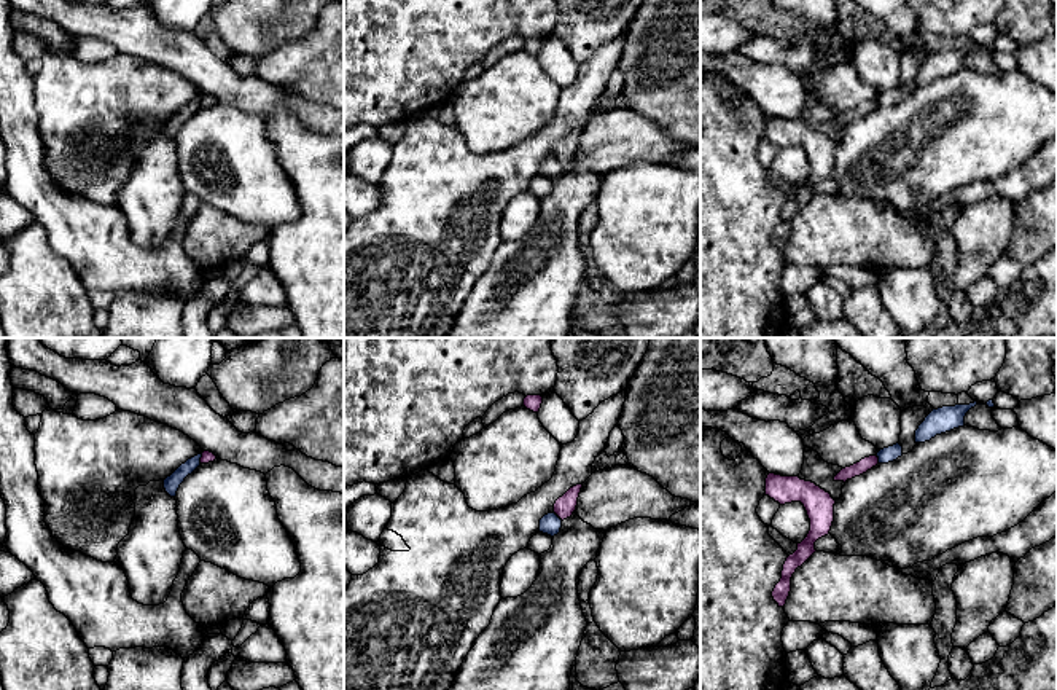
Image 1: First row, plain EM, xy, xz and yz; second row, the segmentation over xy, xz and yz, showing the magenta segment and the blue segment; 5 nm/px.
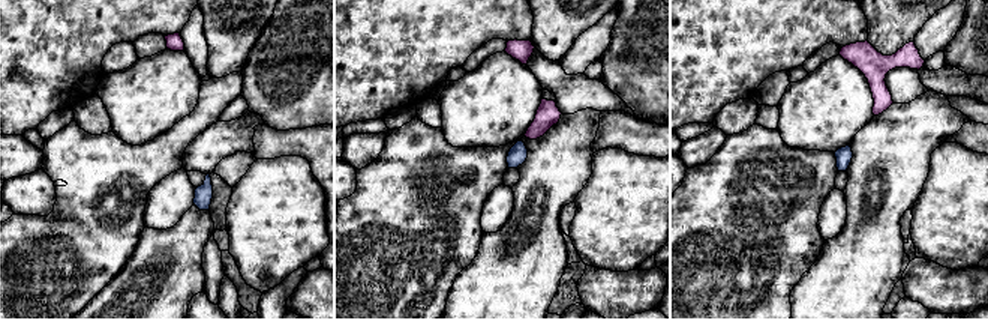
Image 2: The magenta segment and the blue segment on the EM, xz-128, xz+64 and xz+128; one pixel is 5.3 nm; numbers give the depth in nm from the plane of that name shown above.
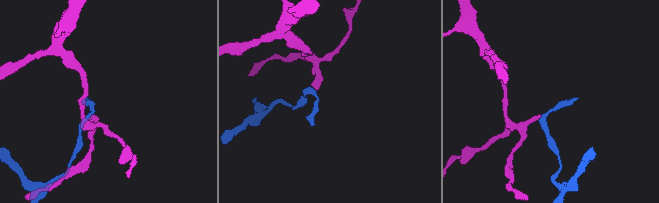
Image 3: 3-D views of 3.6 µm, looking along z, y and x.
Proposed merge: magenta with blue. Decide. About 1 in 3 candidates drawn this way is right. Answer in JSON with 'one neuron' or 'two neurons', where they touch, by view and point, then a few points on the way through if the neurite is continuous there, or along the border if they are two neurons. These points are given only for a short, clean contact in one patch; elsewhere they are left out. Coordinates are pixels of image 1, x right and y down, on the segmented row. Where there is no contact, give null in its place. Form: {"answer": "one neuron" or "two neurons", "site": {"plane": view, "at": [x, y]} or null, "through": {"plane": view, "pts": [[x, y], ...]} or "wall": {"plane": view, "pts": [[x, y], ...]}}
{"answer": "two neurons", "site": {"plane": "xy", "at": [201, 458]}, "wall": {"plane": "xy", "pts": [[202, 453], [199, 462]]}}

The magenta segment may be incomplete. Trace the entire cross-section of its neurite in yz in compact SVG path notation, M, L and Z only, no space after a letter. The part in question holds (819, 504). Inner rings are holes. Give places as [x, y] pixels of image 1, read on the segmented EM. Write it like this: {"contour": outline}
{"contour": "M769 473L764 491L766 496L780 505L801 502L810 519L810 531L807 537L798 543L798 550L786 558L782 578L772 591L772 598L778 607L785 607L791 591L793 574L817 551L815 542L828 535L831 531L836 500L829 492L815 483L801 480L799 476L782 476Z"}

